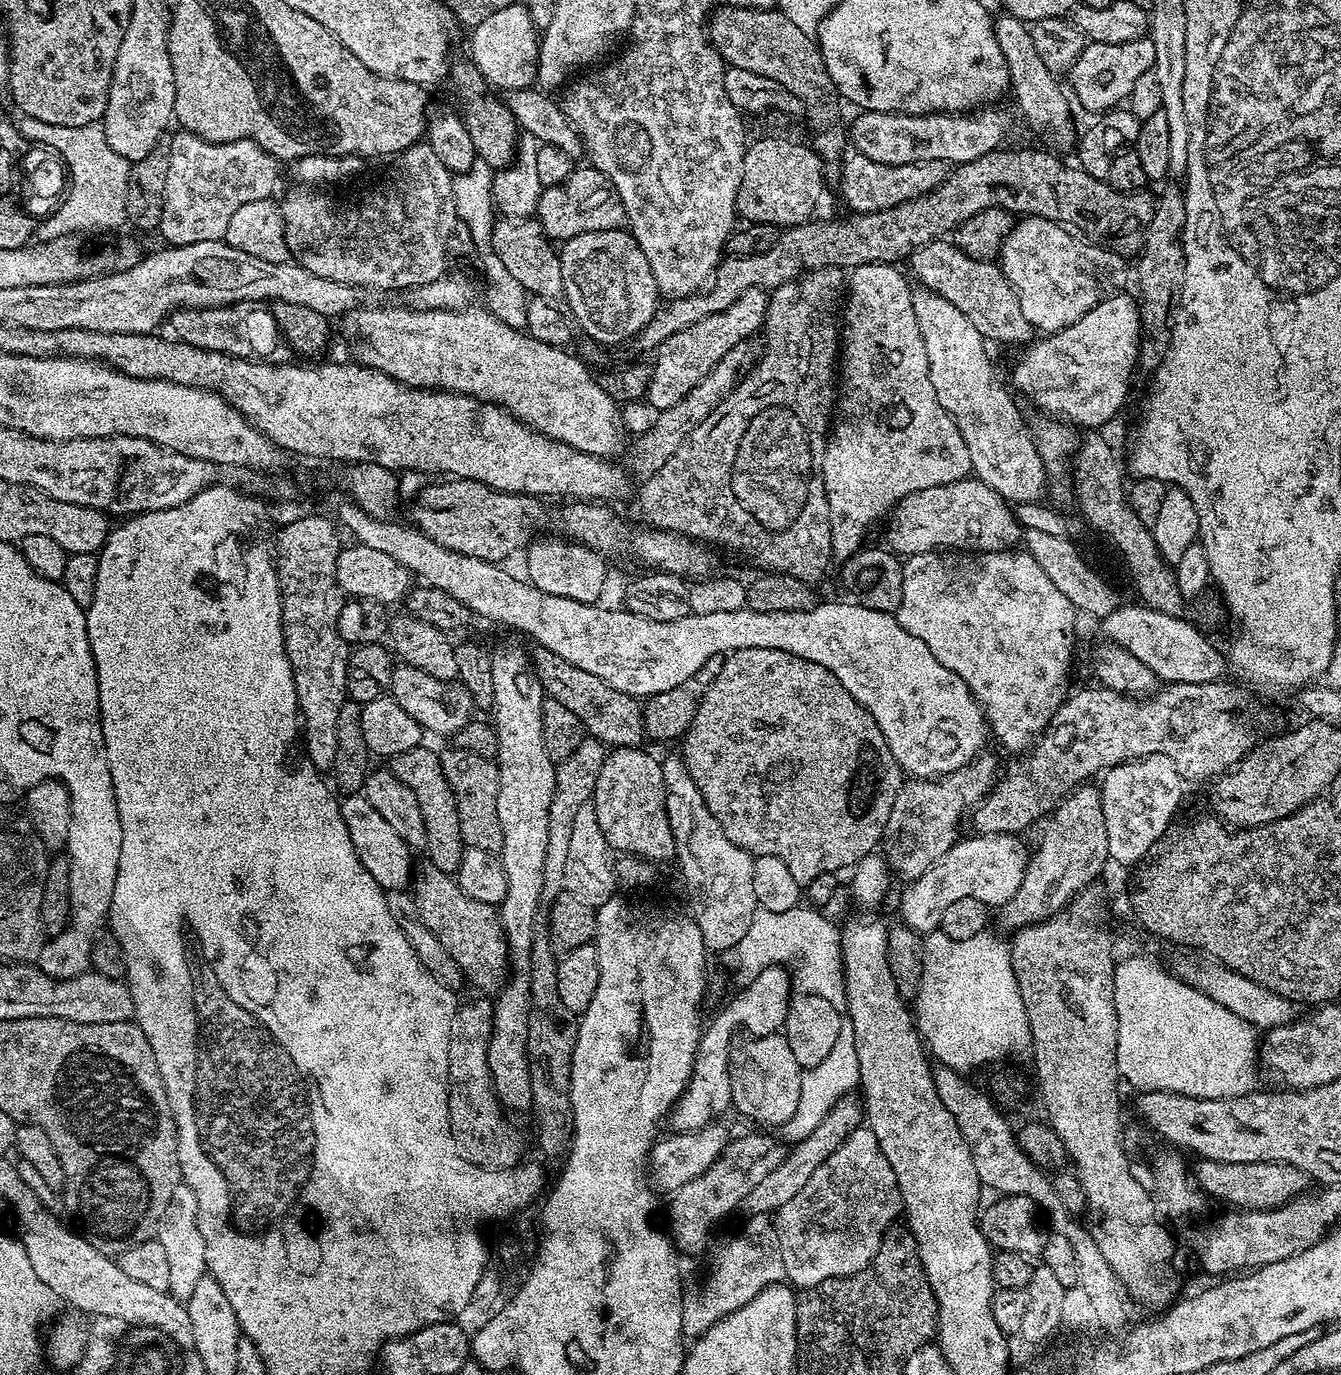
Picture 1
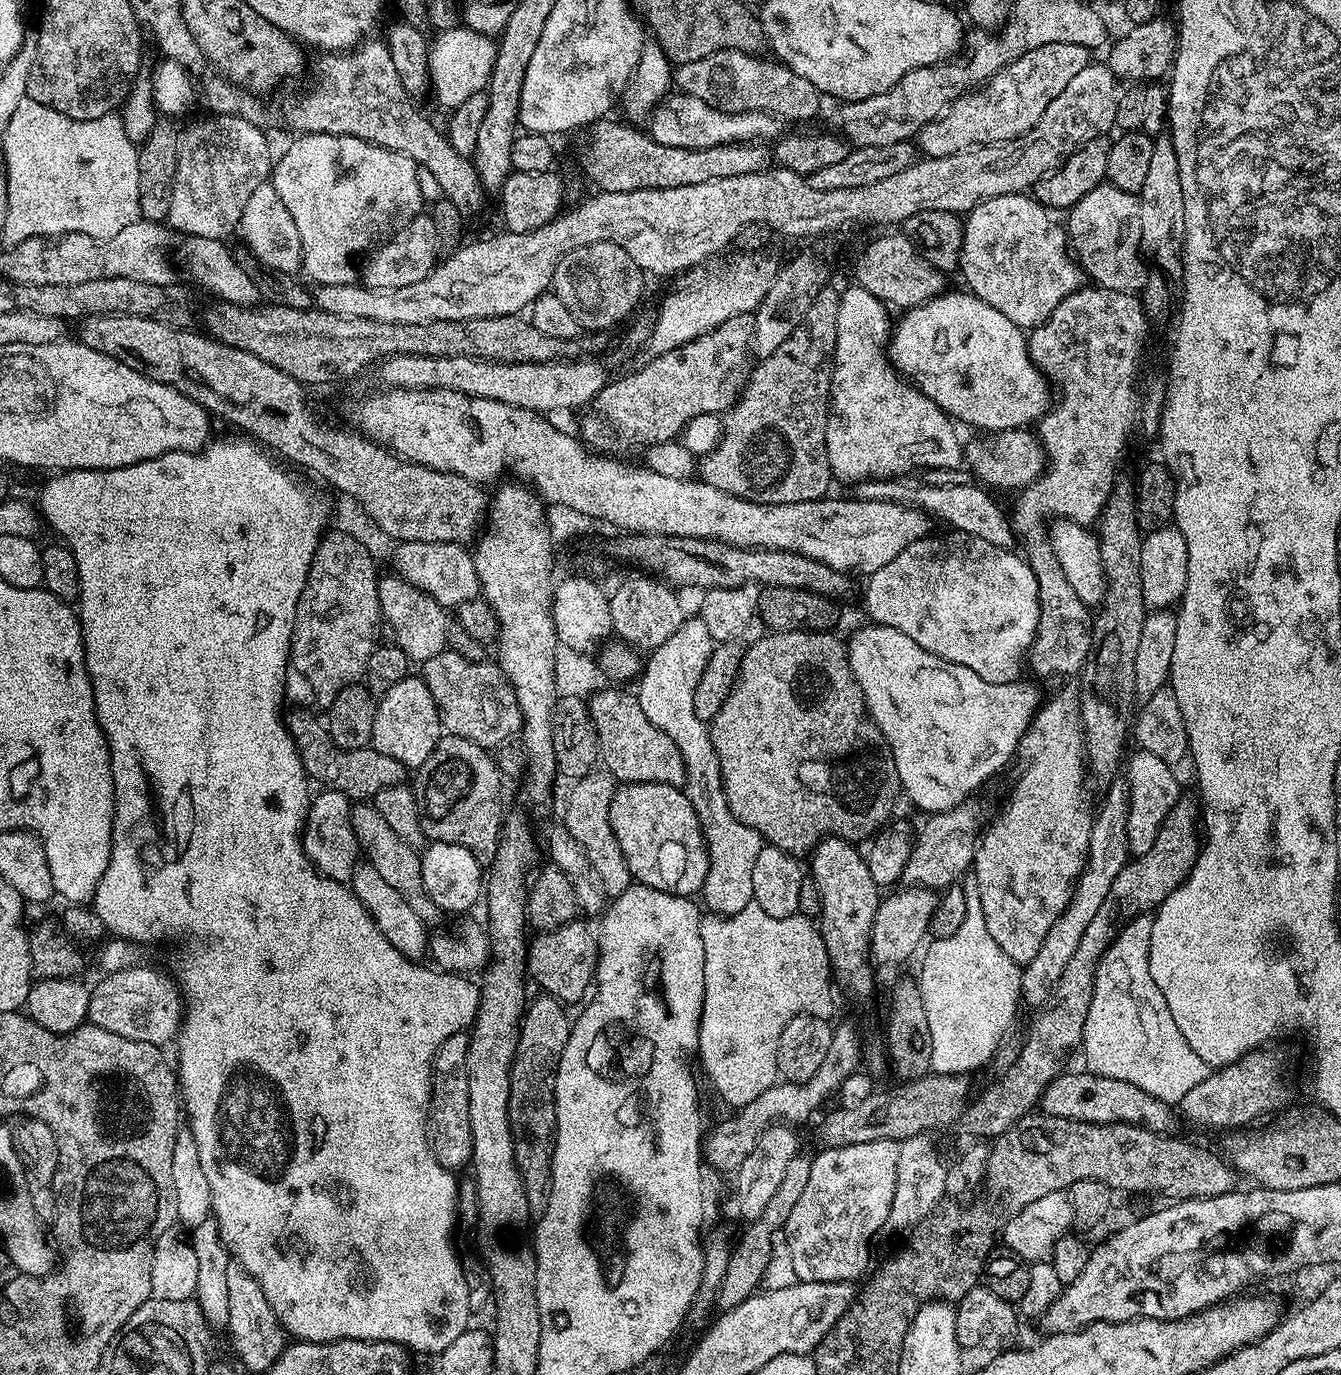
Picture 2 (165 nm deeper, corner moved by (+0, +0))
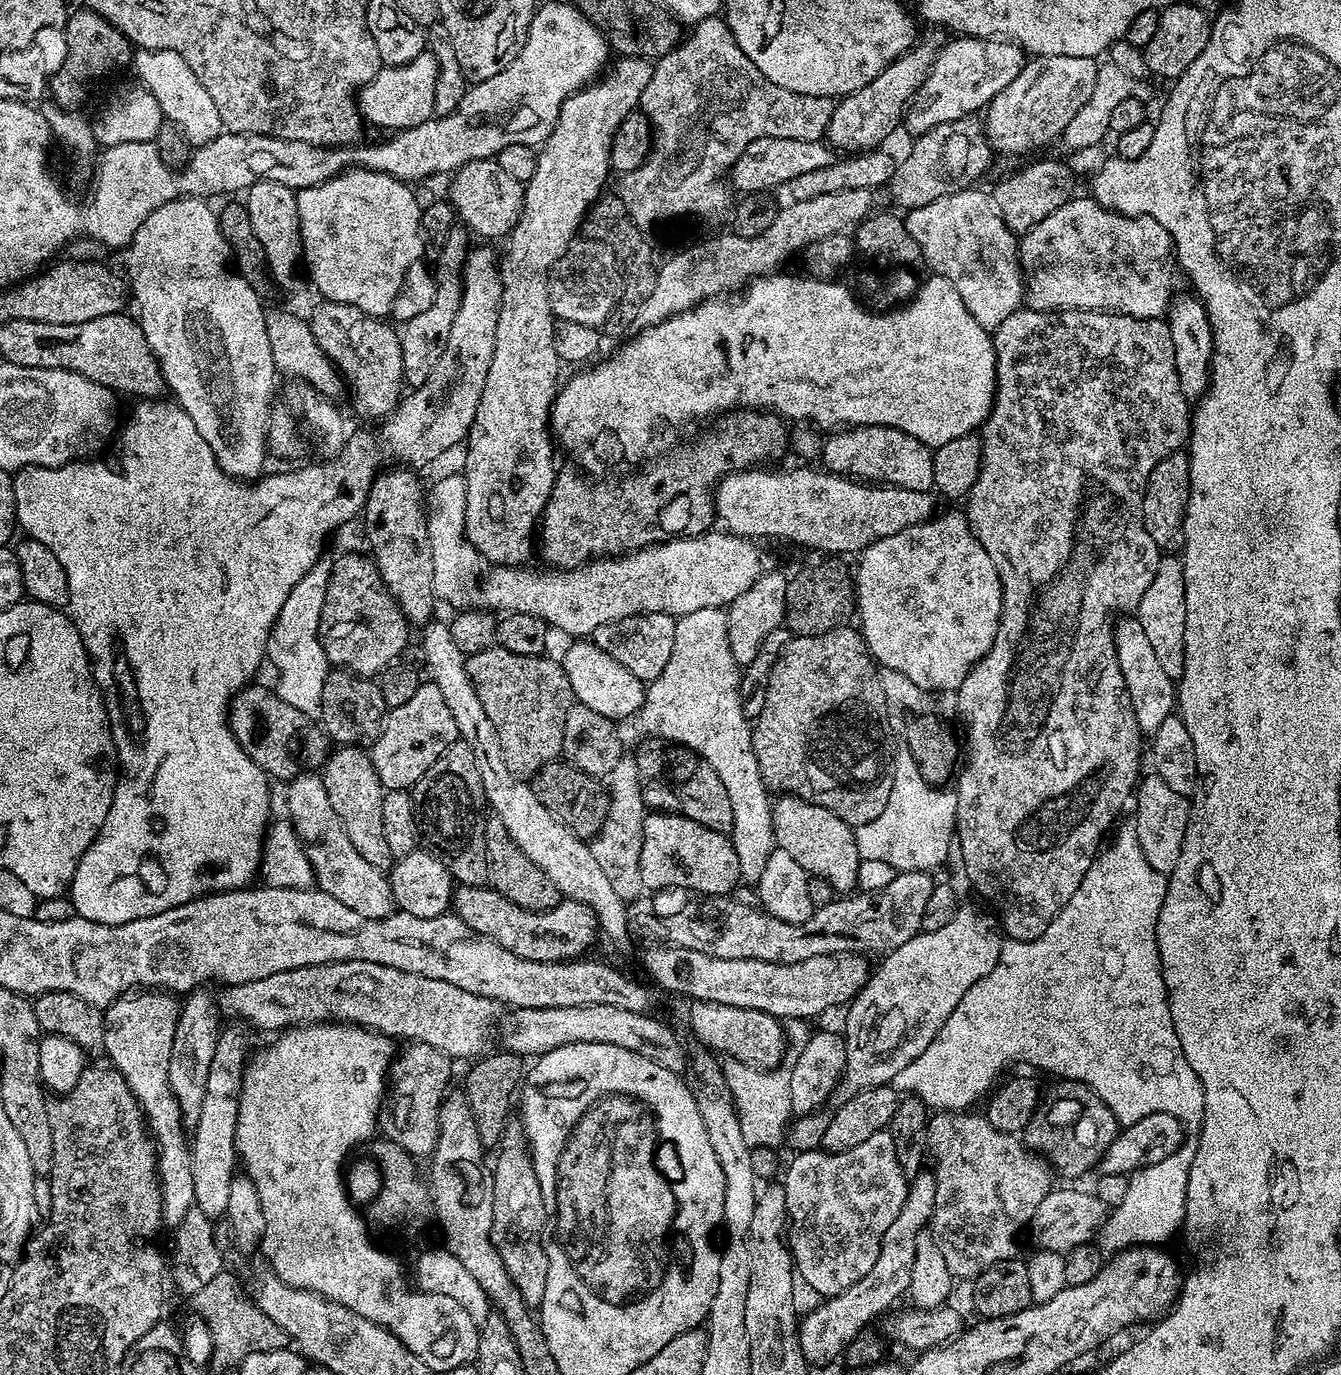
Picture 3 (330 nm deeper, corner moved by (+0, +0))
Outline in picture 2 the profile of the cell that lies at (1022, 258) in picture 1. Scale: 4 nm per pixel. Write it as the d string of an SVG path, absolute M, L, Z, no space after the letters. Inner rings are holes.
M1028 194L999 196L982 202L967 213L964 220L964 241L960 251L959 275L964 275L967 291L982 302L1002 310L1010 322L1019 328L1031 330L1038 327L1054 310L1082 287L1082 269L1070 251L1070 241L1065 225L1055 220L1053 209L1044 207Z

